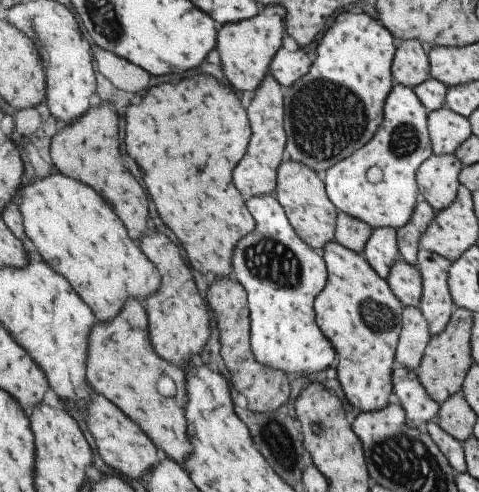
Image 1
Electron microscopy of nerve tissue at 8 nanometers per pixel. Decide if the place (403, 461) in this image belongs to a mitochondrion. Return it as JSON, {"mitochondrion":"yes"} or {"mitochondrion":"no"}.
{"mitochondrion":"yes"}

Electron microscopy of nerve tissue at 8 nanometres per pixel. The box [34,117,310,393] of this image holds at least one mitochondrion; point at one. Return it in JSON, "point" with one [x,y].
{"point":[267,259]}

